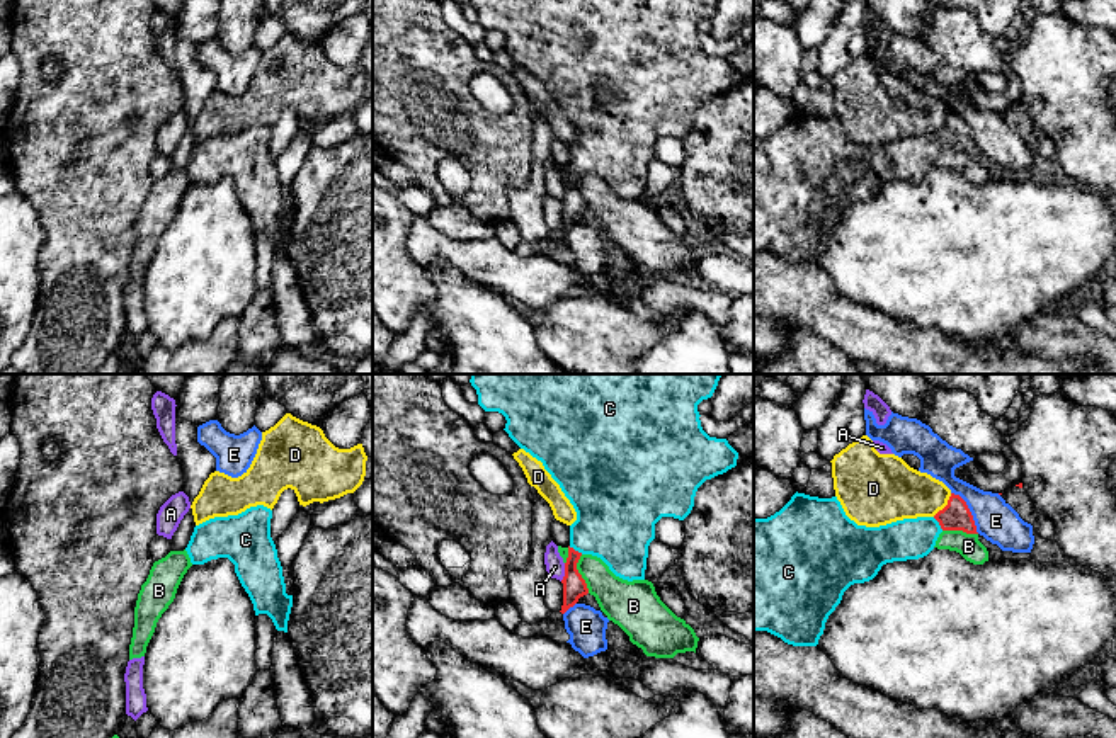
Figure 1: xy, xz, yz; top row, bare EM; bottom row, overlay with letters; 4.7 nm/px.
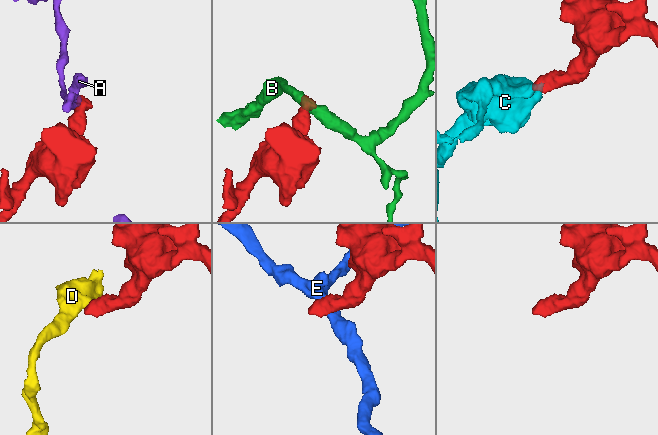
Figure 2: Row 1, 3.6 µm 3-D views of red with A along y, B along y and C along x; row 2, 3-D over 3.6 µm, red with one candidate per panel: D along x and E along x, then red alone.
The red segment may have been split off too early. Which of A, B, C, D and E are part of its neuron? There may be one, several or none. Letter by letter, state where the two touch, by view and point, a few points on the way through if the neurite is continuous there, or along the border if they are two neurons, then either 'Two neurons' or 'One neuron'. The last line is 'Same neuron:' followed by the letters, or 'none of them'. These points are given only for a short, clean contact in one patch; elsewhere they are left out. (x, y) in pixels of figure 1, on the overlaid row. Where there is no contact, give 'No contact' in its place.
A: Touches red at xz (565, 572). Boundary: xz (565, 563), (565, 573), (560, 580). Two neurons
B: Touches red at xz (579, 573). Boundary: xz (580, 555), (577, 572), (589, 592). Two neurons
C: Touches red at xz (574, 550). Path across: xz (574, 585), (574, 550), (589, 534), (616, 519). One neuron
D: Touches red at yz (946, 505). Boundary: yz (951, 493), (948, 502), (933, 516). Two neurons
E: Touches red at yz (968, 510). Boundary: yz (951, 492), (965, 502), (979, 533). Two neurons
Same neuron: C

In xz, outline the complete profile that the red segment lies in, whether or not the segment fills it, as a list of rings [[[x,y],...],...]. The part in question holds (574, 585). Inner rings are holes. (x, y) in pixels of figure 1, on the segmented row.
[[[470,374],[478,405],[505,417],[509,437],[560,485],[577,512],[570,525],[565,563],[561,614],[589,593],[577,570],[582,554],[601,558],[609,570],[628,582],[645,580],[648,546],[662,517],[684,520],[698,488],[737,466],[738,452],[726,439],[709,437],[699,420],[698,405],[713,396],[723,374]]]

